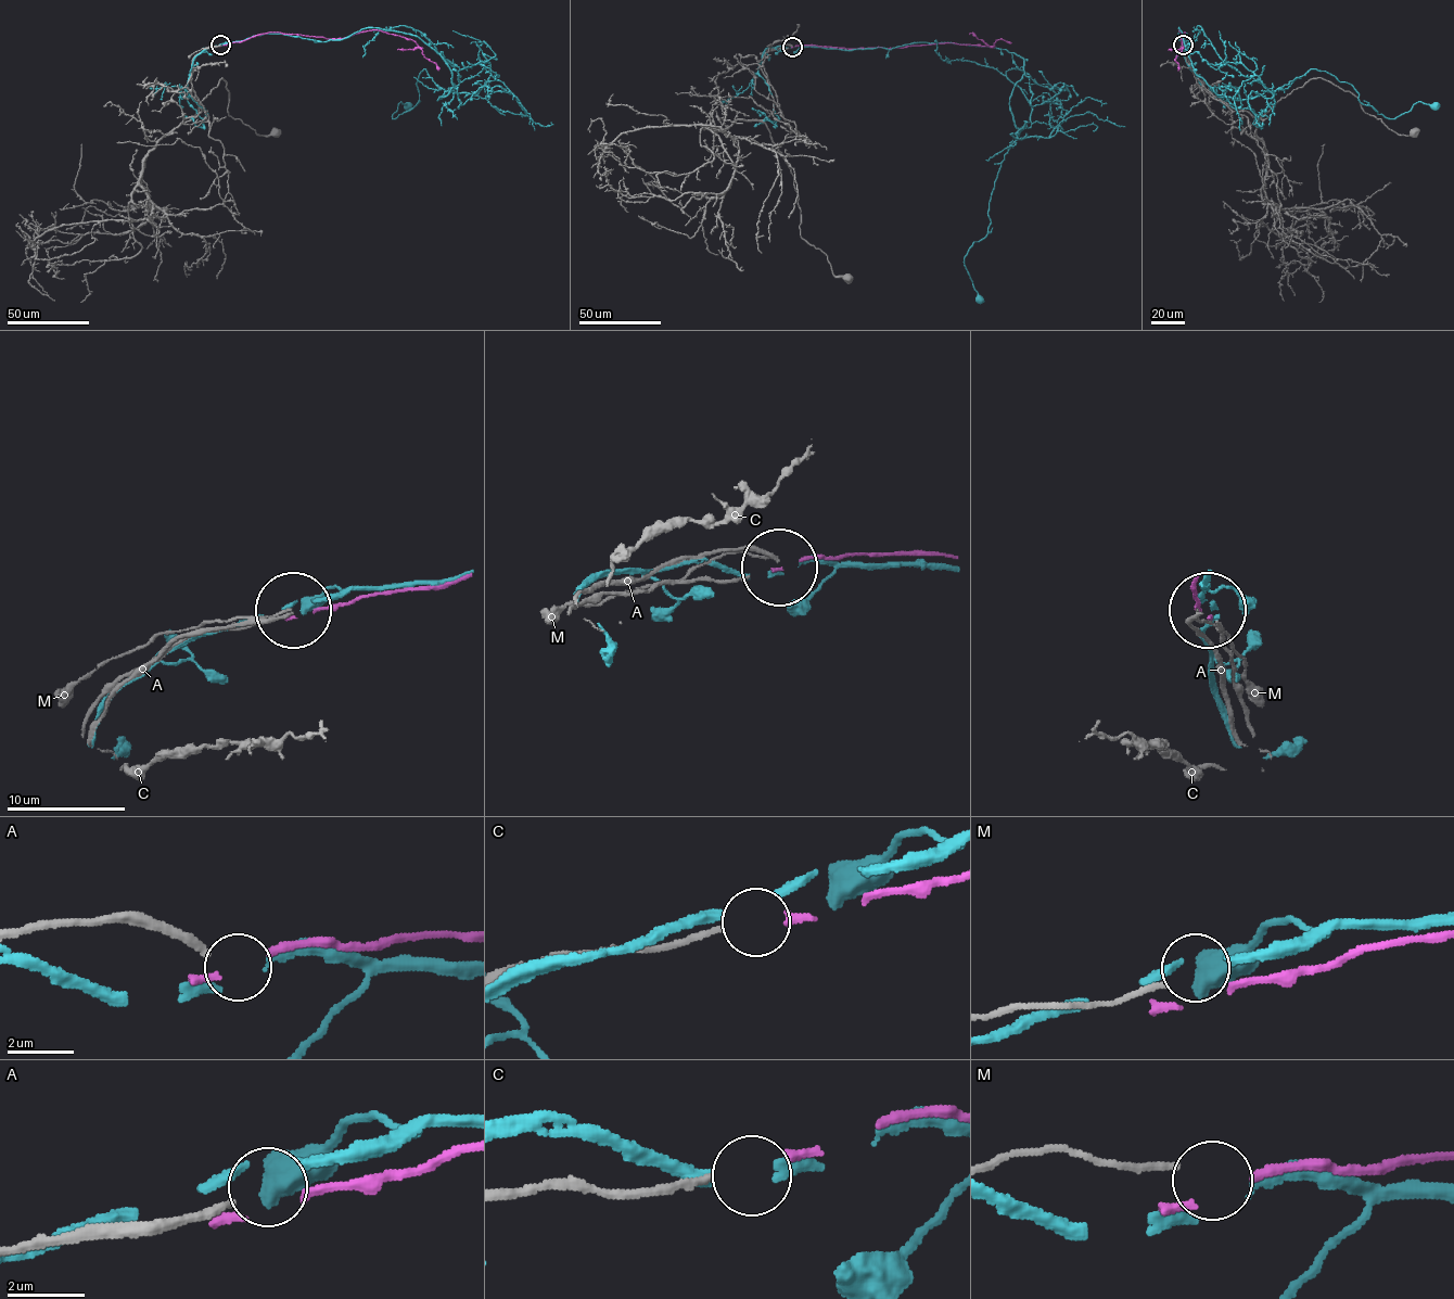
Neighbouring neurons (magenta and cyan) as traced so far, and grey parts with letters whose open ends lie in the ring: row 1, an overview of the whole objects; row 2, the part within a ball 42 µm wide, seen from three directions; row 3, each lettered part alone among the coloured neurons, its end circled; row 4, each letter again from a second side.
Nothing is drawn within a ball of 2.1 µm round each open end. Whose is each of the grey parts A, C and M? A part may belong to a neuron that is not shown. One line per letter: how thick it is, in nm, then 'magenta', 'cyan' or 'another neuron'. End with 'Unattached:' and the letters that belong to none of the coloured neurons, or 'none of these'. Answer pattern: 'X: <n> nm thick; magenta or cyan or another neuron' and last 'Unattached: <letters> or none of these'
A: 240 nm thick; another neuron
C: 190 nm thick; magenta
M: 170 nm thick; cyan
Unattached: A

